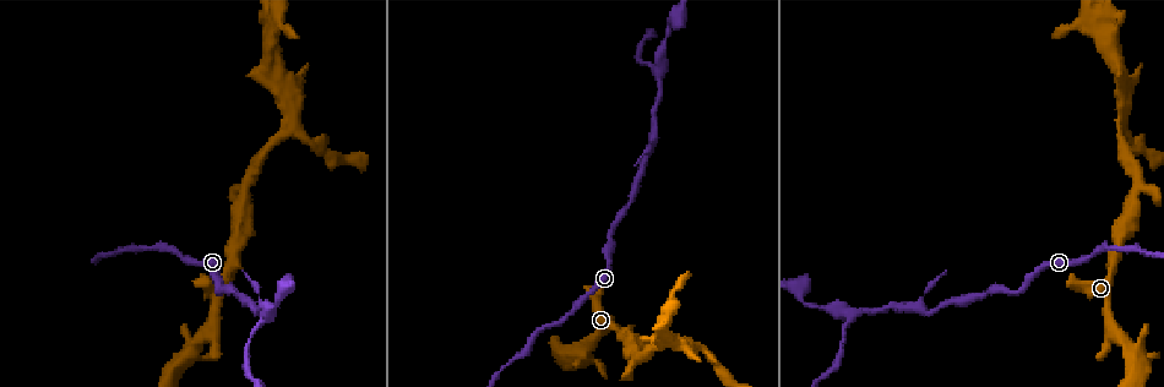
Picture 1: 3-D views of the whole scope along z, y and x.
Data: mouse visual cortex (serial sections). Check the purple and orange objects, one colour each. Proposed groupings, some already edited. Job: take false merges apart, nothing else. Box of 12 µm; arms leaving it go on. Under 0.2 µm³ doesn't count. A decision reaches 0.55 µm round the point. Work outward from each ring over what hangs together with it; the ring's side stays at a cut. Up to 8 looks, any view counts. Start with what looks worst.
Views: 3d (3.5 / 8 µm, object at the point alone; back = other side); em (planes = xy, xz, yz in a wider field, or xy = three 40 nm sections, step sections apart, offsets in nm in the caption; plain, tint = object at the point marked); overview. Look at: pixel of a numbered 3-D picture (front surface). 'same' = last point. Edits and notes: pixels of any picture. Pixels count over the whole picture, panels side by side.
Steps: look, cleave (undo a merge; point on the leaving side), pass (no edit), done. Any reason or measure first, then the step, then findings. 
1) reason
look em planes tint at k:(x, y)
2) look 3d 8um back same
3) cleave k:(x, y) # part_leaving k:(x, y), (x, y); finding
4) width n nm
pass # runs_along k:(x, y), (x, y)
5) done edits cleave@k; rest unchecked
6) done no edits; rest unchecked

arms part here
look 3d 3.5um at 1:(853, 315)

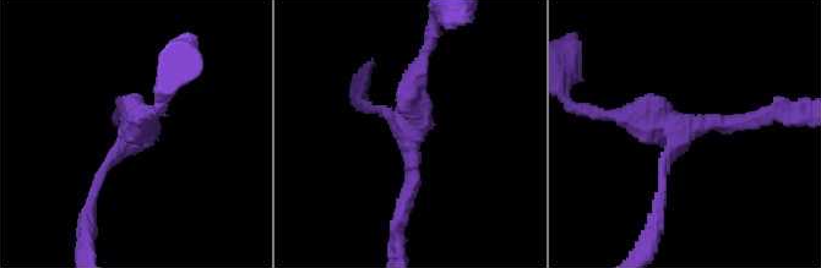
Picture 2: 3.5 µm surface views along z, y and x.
arms 3; arm_widths 150, 200, 300 nm; now the EM
look em xy step 3 plain at 2:(410, 133)

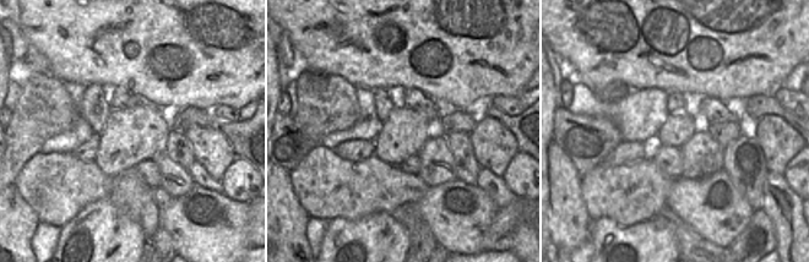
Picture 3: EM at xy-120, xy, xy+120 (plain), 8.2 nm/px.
with the object marked
look em xy step 3 tint same

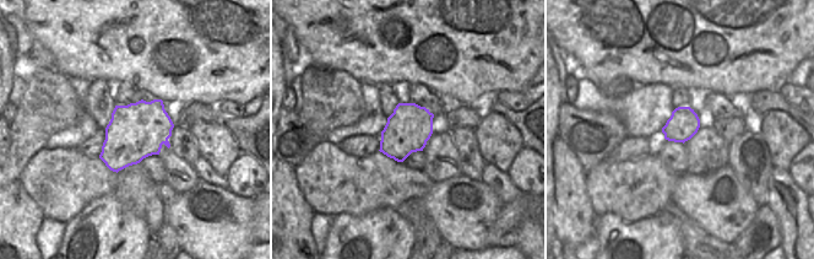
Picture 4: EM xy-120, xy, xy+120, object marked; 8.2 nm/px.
pass # runs_along 2:(401, 209), (424, 53); continuous, no second cell

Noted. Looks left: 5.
narrows sharply
look 3d 8um at 1:(1121, 135)

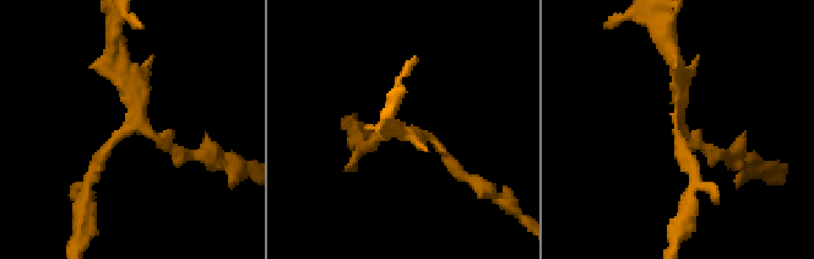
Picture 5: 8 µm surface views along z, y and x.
arms 3; arm_widths 250, 300, 300 nm
look em planes tint at 5:(676, 131)

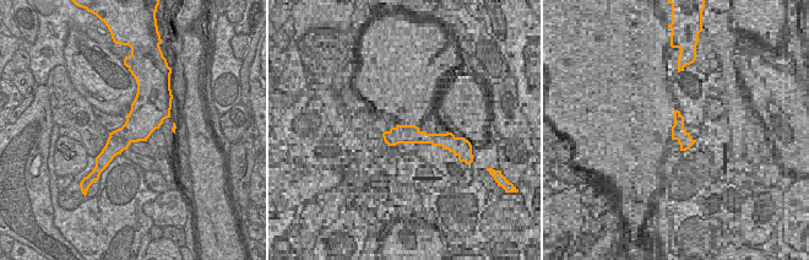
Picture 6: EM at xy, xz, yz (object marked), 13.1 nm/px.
pass # continuous, no second cell

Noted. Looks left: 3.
arms run side by side
look 3d 3.5um at 1:(1092, 24)

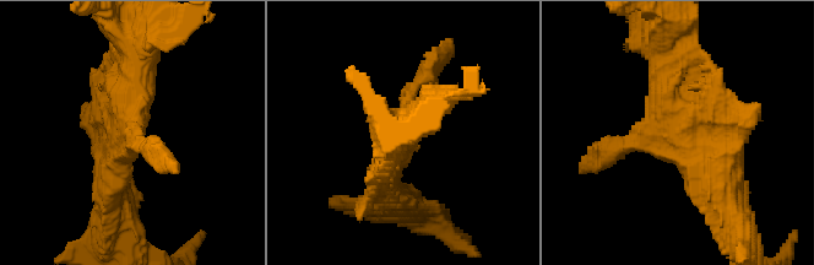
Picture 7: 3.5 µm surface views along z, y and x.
shape alone is not enough
look em xy step 1 tint at 7:(684, 141)

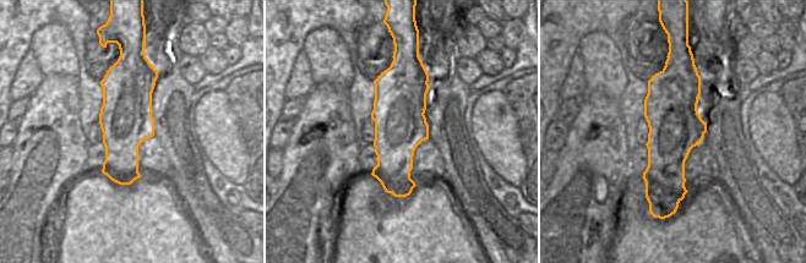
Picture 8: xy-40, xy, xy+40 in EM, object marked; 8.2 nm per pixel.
pass # runs_along 7:(731, 207), (671, 128), (684, 75); all the same cell

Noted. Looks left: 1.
done no edits; rest unchecked

